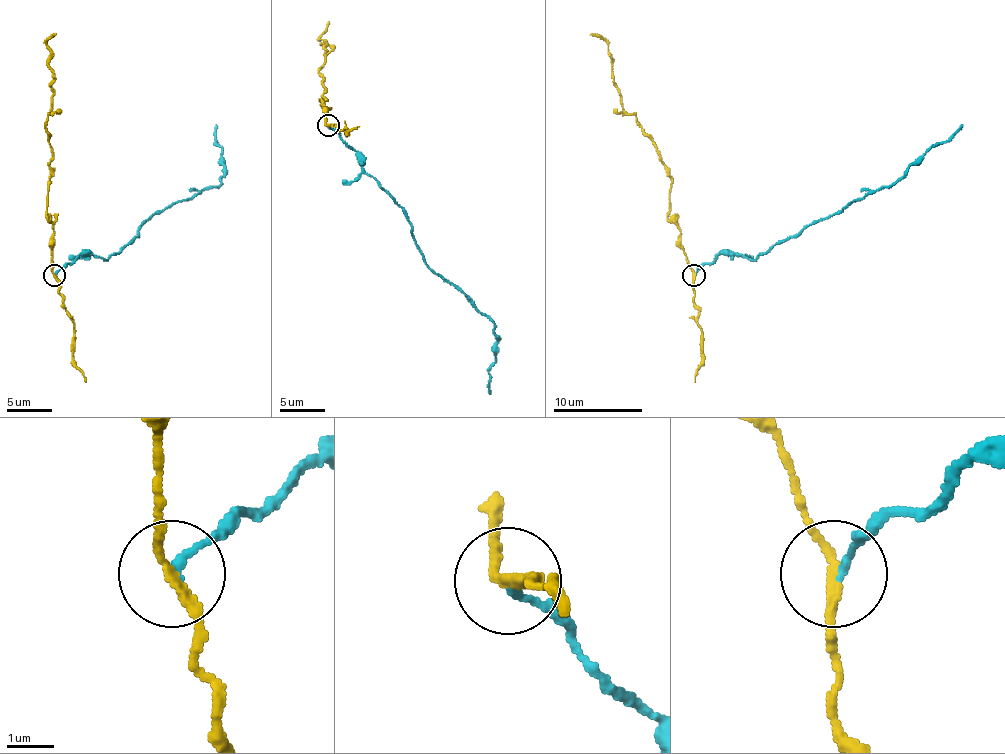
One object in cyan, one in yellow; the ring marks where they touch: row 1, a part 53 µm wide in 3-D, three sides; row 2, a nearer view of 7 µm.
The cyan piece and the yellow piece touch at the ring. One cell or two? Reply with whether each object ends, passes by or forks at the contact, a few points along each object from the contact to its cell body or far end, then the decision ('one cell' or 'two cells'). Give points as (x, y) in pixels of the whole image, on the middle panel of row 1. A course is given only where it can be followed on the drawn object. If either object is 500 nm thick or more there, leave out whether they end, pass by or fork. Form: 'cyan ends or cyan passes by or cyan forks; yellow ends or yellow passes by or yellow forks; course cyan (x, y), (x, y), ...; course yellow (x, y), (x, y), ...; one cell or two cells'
cyan ends; yellow passes by; course cyan (328, 127), (402, 209), (424, 263), (493, 323), (498, 341), (489, 370), (491, 394); course yellow (328, 125), (326, 109), (319, 100), (322, 102), (326, 91), (319, 69), (326, 44), (319, 38), (328, 22); two cells

